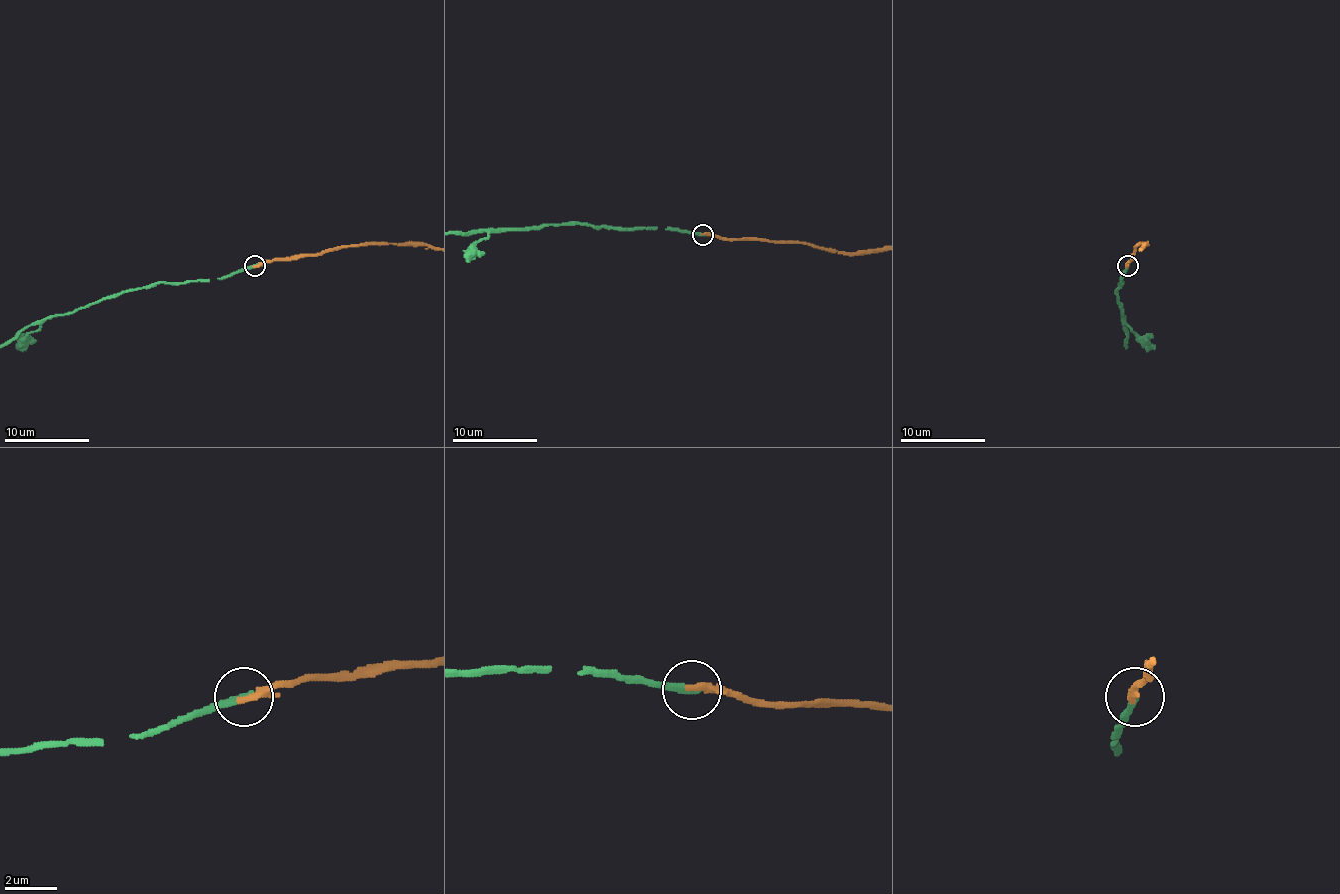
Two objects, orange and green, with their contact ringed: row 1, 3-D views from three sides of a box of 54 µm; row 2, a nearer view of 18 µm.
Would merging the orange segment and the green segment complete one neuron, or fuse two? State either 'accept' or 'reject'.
accept

